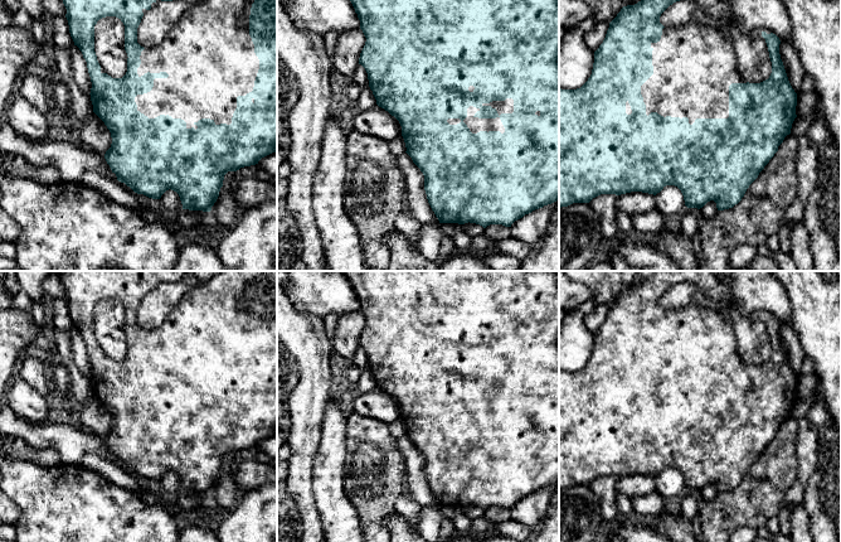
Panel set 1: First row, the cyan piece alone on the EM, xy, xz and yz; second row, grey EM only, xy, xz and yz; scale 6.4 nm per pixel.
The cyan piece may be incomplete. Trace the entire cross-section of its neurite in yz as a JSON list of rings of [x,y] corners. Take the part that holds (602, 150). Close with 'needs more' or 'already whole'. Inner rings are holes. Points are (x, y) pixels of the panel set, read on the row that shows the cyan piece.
[[[641,0],[635,5],[621,9],[609,23],[606,38],[594,52],[594,63],[588,81],[577,89],[559,88],[559,208],[573,203],[589,203],[601,194],[626,194],[642,192],[656,195],[666,185],[677,187],[687,208],[703,208],[714,200],[718,210],[733,208],[744,197],[749,185],[778,151],[784,137],[791,134],[796,115],[797,93],[792,88],[779,54],[779,38],[769,29],[754,28],[749,34],[762,38],[768,47],[772,62],[772,73],[760,83],[749,83],[738,72],[737,57],[731,44],[730,30],[737,25],[731,18],[729,5],[723,0],[691,0],[703,15],[700,21],[692,21],[680,28],[663,26],[660,23],[661,14],[674,3],[680,0]]]; needs more

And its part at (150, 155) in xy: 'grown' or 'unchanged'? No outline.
grown

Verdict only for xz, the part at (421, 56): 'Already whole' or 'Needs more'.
Needs more

